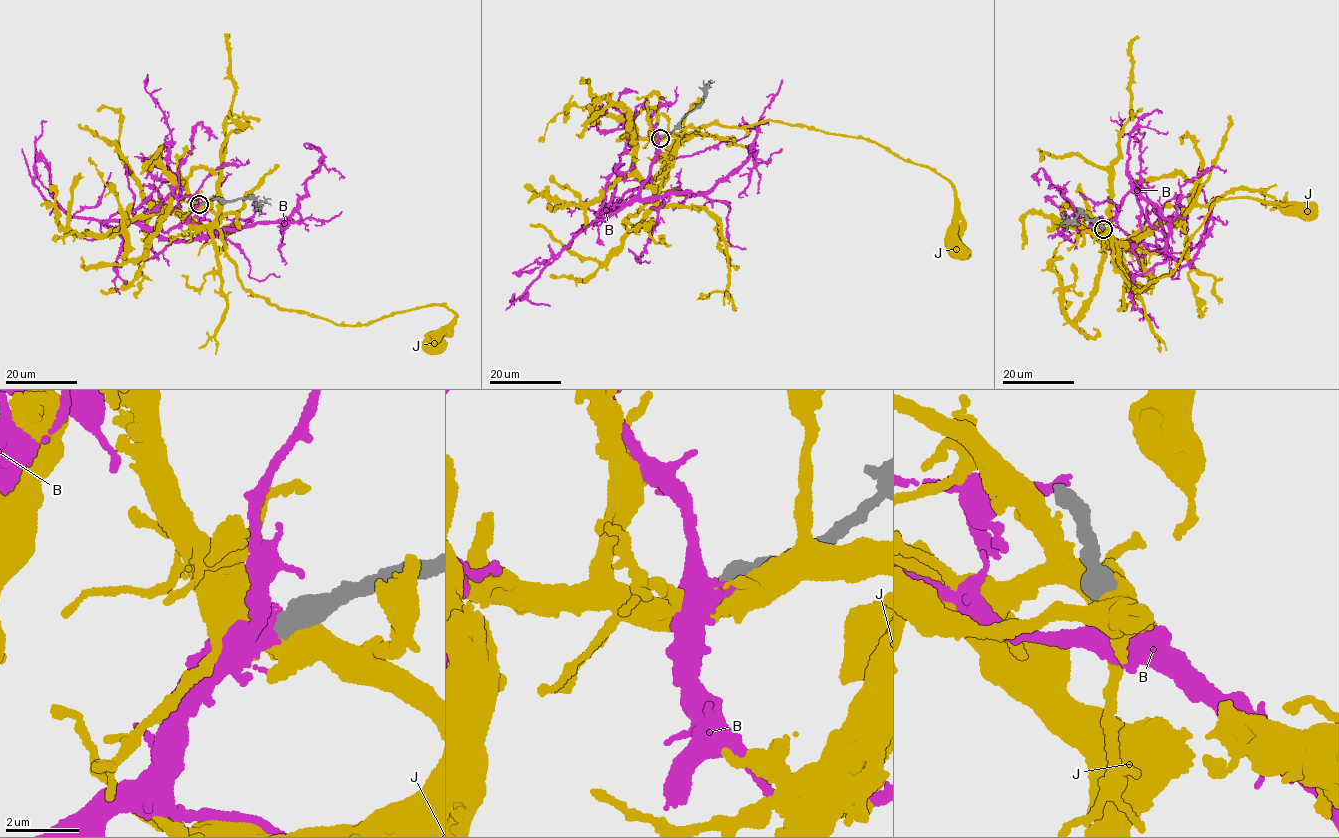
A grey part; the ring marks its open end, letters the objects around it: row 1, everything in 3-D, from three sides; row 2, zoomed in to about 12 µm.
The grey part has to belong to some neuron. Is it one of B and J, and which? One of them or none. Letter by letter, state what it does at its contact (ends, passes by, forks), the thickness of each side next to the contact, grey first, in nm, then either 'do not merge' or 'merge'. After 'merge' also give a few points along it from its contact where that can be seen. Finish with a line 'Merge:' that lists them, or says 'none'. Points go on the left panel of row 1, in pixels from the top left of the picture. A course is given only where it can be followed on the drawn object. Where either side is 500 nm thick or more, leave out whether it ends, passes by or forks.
B: 600/360 nm | merge | via (199, 205), (173, 228), (153, 231), (189, 241), (286, 218), (319, 170), (321, 152), (306, 148)
J: 750/480 nm | do not merge
Merge: B

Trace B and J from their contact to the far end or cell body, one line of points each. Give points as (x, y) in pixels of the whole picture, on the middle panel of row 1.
B: (660, 138), (642, 198), (707, 192), (743, 164), (752, 144), (743, 197)
J: (662, 137), (717, 123), (742, 128), (768, 120), (868, 138), (901, 158), (935, 170), (951, 185), (957, 248)

